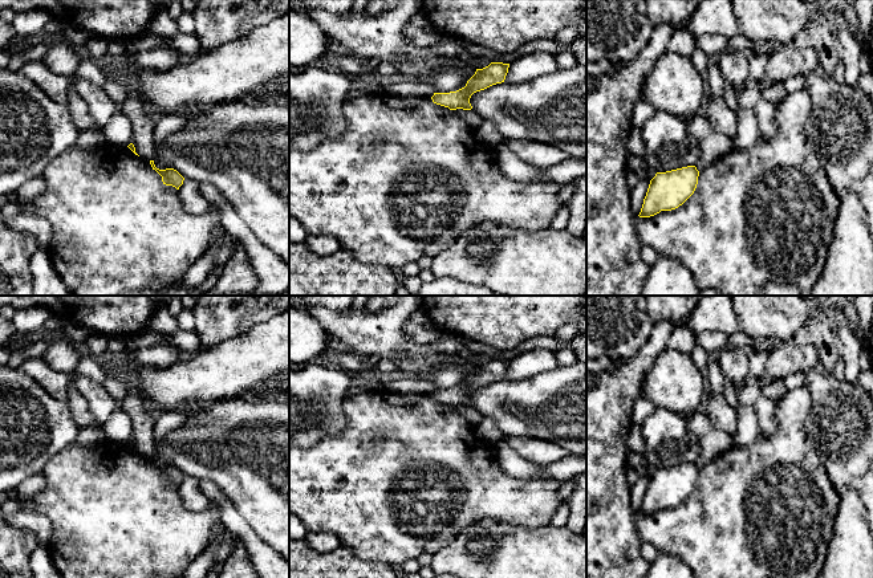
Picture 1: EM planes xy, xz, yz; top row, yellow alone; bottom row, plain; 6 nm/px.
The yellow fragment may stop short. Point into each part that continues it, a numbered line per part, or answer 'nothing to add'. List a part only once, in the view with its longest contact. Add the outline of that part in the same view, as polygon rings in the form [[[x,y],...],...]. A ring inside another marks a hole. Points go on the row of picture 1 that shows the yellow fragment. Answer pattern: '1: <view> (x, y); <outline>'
nothing to add

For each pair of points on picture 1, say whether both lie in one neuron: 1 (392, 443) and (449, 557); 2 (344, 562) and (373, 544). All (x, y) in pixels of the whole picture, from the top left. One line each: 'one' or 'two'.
1: two
2: two

